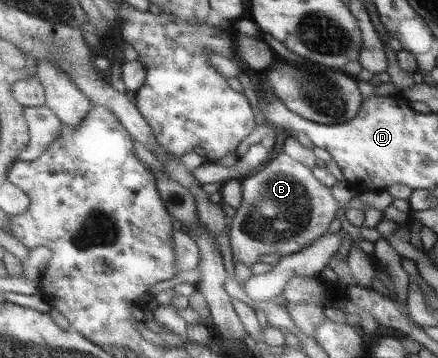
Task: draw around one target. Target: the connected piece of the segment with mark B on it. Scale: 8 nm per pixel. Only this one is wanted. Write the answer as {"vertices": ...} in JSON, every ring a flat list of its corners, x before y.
{"vertices":[[281,152,256,174,243,177,243,205,236,211,229,228,233,258,250,268,260,262,262,255,277,254,281,259,290,253,300,252,326,233,336,211,338,203,330,195,330,188,319,182,307,166]]}

